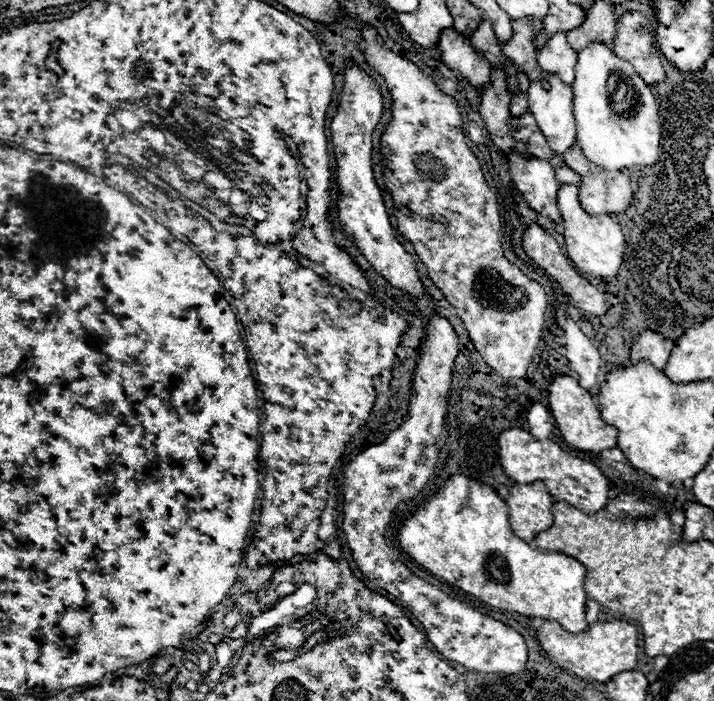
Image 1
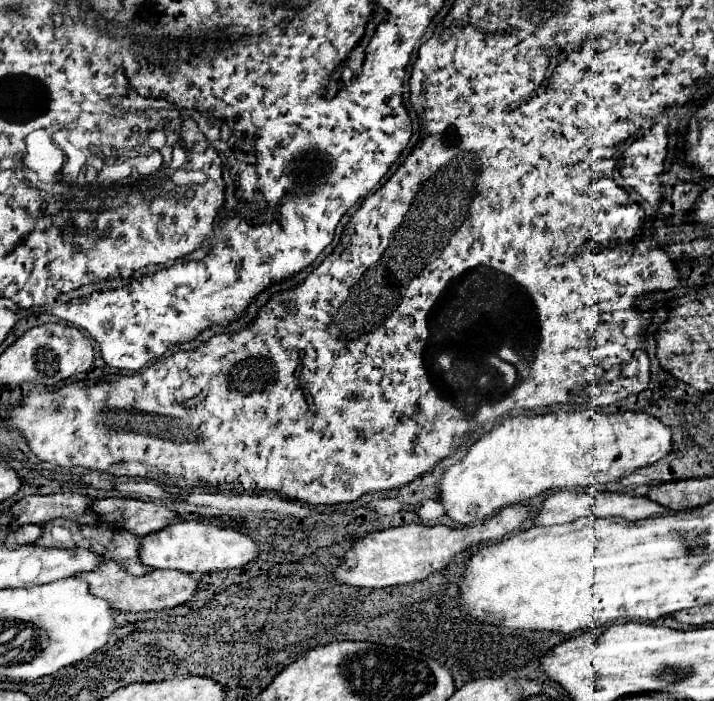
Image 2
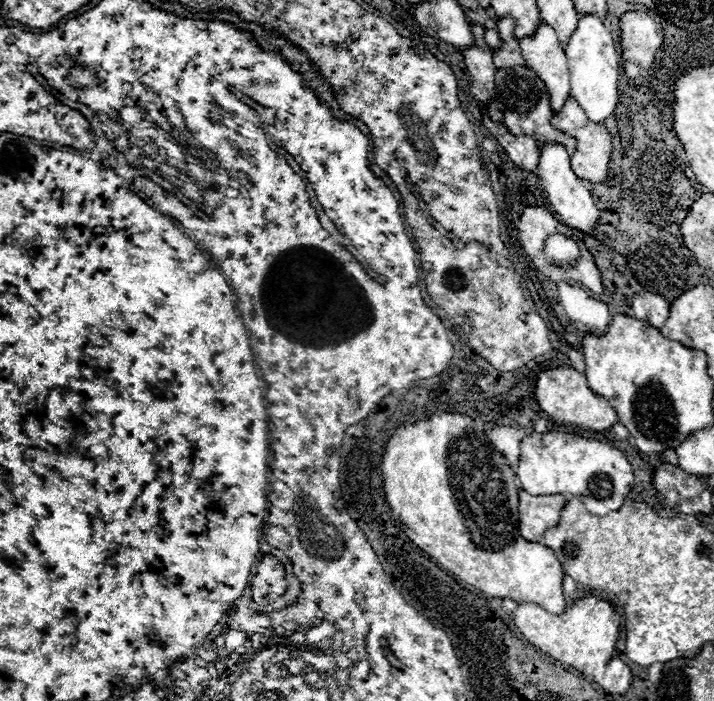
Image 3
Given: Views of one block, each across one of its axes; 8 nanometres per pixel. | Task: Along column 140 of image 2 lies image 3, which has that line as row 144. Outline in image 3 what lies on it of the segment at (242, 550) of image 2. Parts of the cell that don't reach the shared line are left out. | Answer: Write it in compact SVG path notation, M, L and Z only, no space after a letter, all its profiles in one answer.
M544 144L540 146L540 162L536 168L536 174L540 178L540 186L546 192L546 198L552 206L552 210L560 216L560 220L576 230L590 232L598 220L598 210L594 206L594 198L586 186L584 180L580 180L570 164L570 154L562 144Z

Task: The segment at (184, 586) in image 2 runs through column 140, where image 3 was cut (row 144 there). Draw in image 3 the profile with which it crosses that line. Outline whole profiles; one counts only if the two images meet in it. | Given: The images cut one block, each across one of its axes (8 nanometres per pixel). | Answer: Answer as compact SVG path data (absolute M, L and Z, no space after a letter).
M572 96L566 100L566 104L560 112L554 112L552 126L574 136L578 142L576 150L572 154L572 170L576 172L576 176L580 176L582 180L588 180L590 184L604 182L608 176L608 162L612 156L612 142L610 142L610 134L608 134L606 126L604 124L592 124L592 120L588 120L588 116L584 116L582 108L576 104L576 100L572 100Z

